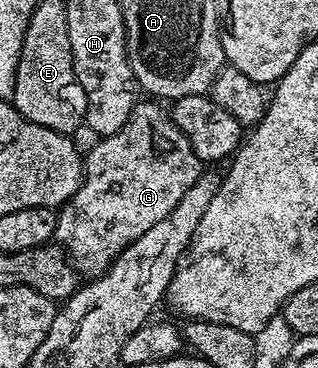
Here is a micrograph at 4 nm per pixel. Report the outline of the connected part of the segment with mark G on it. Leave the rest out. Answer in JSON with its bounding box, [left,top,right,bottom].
[54,100,204,280]

